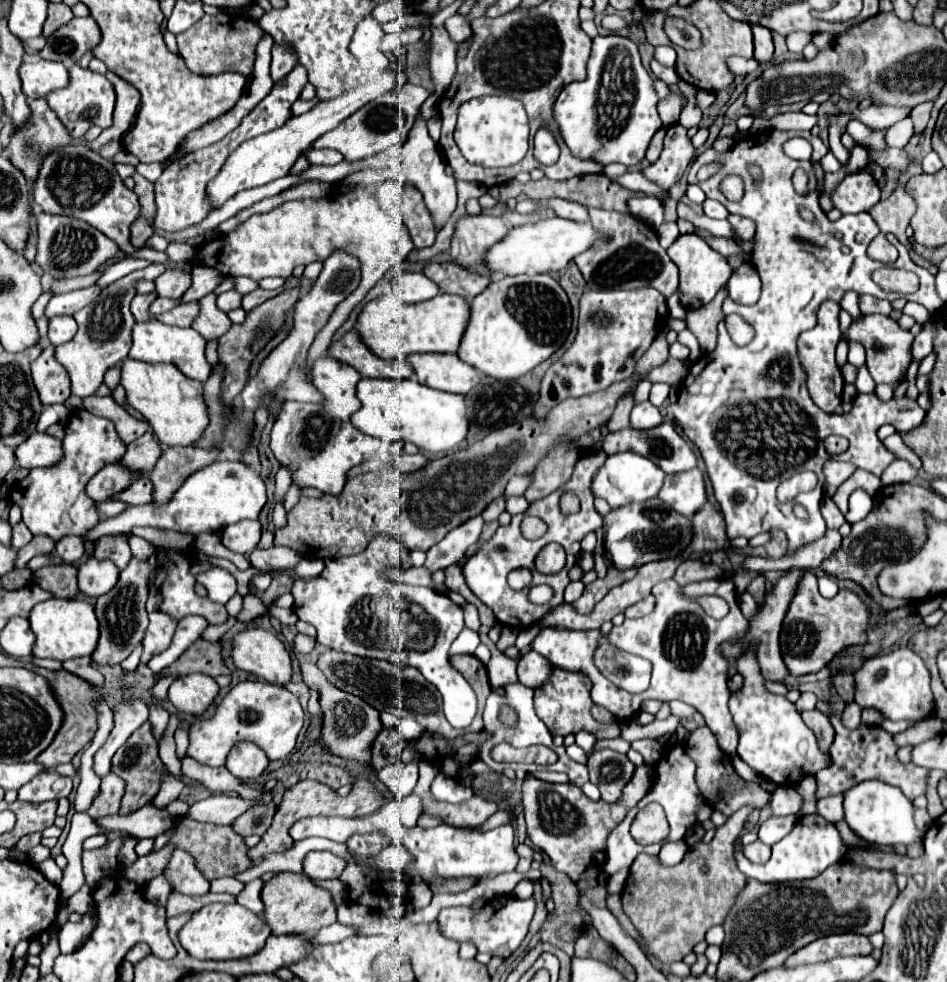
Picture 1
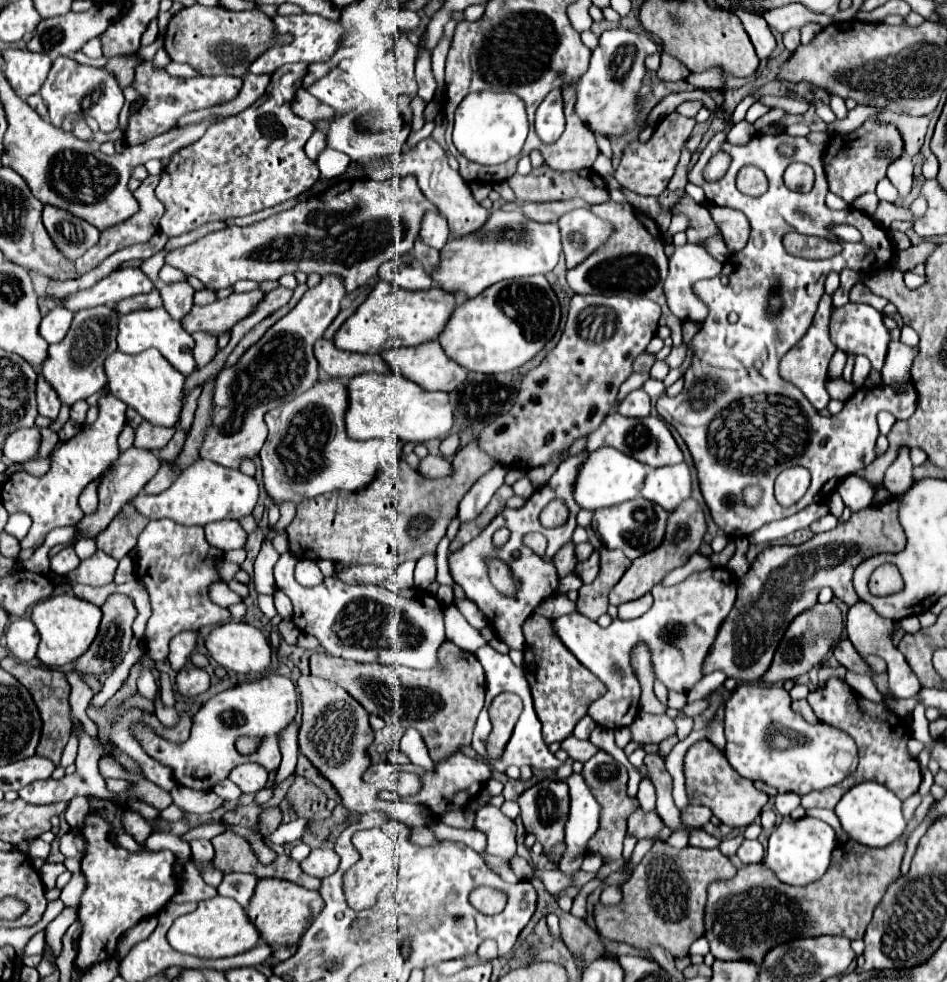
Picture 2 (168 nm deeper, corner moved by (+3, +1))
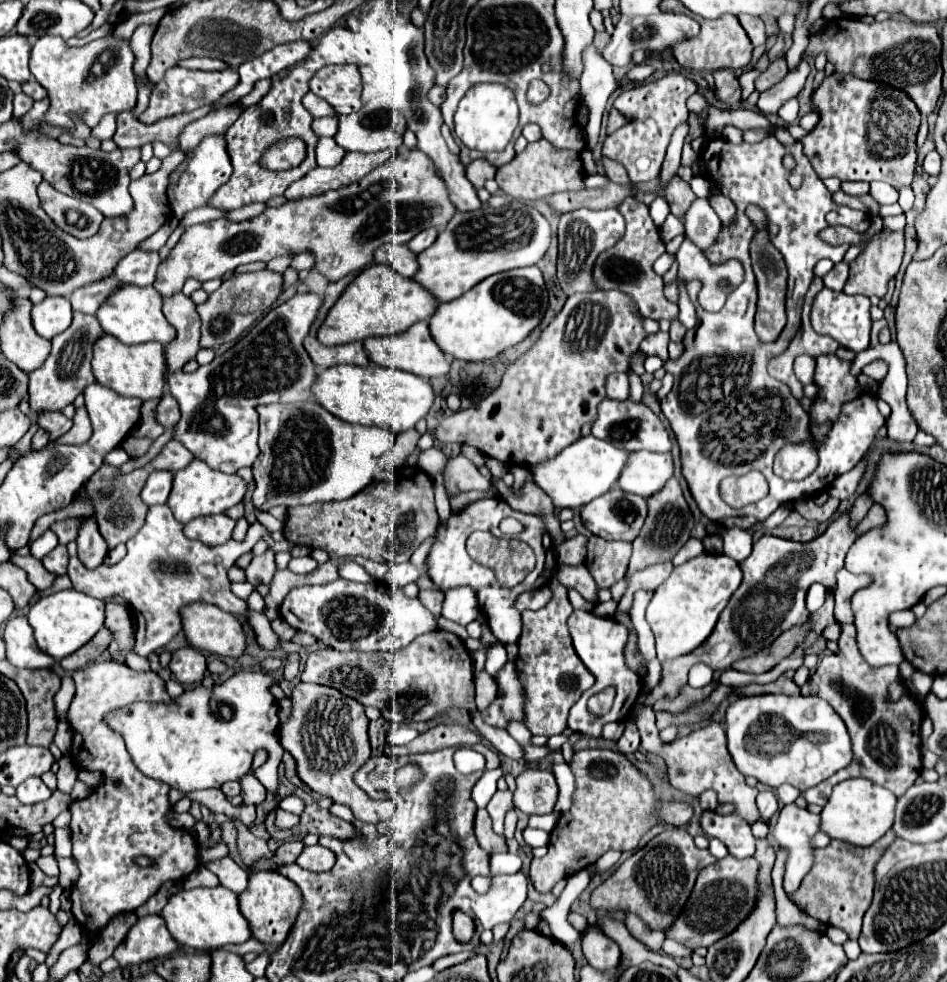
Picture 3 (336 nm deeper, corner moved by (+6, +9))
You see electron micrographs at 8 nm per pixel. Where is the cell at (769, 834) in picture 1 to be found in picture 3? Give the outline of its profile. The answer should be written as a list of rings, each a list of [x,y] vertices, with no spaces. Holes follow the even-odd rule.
[[[760,791],[756,803],[758,803],[758,809],[760,809],[764,821],[770,821],[770,817],[778,811],[778,799],[772,791]]]

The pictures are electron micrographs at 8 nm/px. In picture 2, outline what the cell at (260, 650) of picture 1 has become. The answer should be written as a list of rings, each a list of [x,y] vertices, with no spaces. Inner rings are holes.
[[[223,623],[205,641],[211,657],[235,673],[263,673],[271,667],[271,647],[265,635],[249,623]]]

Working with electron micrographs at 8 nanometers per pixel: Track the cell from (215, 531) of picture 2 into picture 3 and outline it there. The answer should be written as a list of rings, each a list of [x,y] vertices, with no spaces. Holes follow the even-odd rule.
[[[208,515],[208,517],[196,517],[190,523],[184,525],[184,535],[188,539],[198,539],[204,545],[222,545],[232,537],[236,521],[228,515]]]

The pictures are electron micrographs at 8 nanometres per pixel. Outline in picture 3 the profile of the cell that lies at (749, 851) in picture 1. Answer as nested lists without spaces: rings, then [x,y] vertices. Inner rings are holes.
[[[704,811],[700,817],[700,827],[706,837],[720,839],[732,857],[746,859],[754,855],[756,839],[750,825],[740,815],[718,815],[714,811]]]

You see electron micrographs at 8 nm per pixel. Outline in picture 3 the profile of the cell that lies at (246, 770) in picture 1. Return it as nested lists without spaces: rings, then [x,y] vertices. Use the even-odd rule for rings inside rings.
[[[248,775],[242,779],[242,799],[246,805],[260,805],[266,799],[266,789],[262,787],[262,783],[256,783],[252,775]]]

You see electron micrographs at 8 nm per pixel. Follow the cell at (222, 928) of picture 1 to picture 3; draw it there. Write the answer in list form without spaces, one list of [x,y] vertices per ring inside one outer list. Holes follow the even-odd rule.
[[[218,885],[212,889],[196,887],[196,889],[182,889],[172,895],[162,909],[162,919],[166,921],[166,929],[170,935],[188,949],[196,951],[212,951],[224,945],[238,945],[250,939],[248,921],[238,909],[238,895],[228,891],[226,887]]]

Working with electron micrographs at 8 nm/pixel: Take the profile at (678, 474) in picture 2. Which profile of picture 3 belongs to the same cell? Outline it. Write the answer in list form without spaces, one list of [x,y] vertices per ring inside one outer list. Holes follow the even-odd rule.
[[[632,451],[628,463],[618,477],[618,485],[626,493],[634,495],[654,495],[672,477],[674,465],[670,453],[650,453]]]

